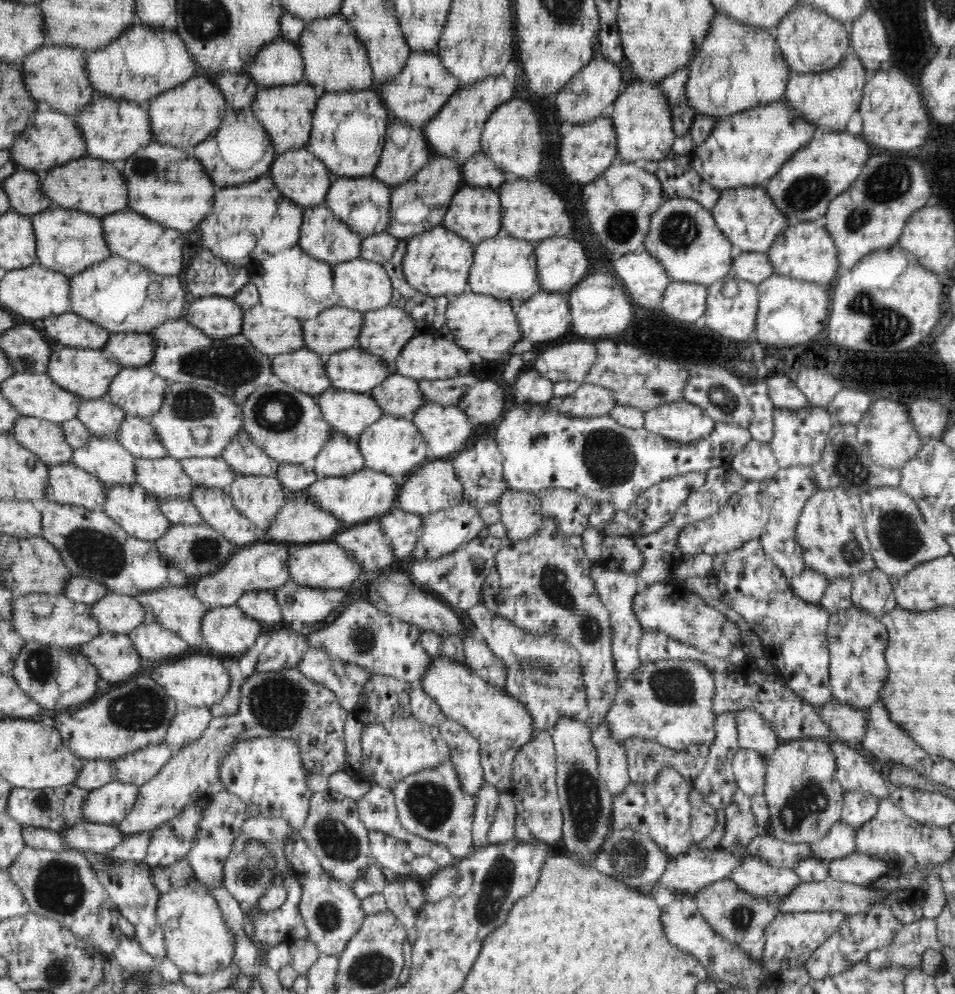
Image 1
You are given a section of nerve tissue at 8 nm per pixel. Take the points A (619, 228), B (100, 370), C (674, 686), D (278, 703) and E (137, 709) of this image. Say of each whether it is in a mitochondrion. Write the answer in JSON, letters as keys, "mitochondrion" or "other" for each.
{"A":"mitochondrion","B":"other","C":"mitochondrion","D":"mitochondrion","E":"mitochondrion"}

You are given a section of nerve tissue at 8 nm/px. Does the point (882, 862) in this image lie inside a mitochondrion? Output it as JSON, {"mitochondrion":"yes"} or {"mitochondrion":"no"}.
{"mitochondrion":"no"}

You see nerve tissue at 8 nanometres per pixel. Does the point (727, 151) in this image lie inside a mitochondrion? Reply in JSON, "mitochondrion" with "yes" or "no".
{"mitochondrion":"no"}

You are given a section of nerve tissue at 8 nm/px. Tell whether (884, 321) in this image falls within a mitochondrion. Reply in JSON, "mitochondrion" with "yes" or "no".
{"mitochondrion":"yes"}

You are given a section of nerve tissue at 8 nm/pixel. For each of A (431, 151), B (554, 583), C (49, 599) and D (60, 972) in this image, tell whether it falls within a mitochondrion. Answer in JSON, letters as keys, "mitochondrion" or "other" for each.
{"A":"other","B":"mitochondrion","C":"other","D":"mitochondrion"}

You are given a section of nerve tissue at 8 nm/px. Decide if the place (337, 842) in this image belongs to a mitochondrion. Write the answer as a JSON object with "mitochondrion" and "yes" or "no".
{"mitochondrion":"yes"}

